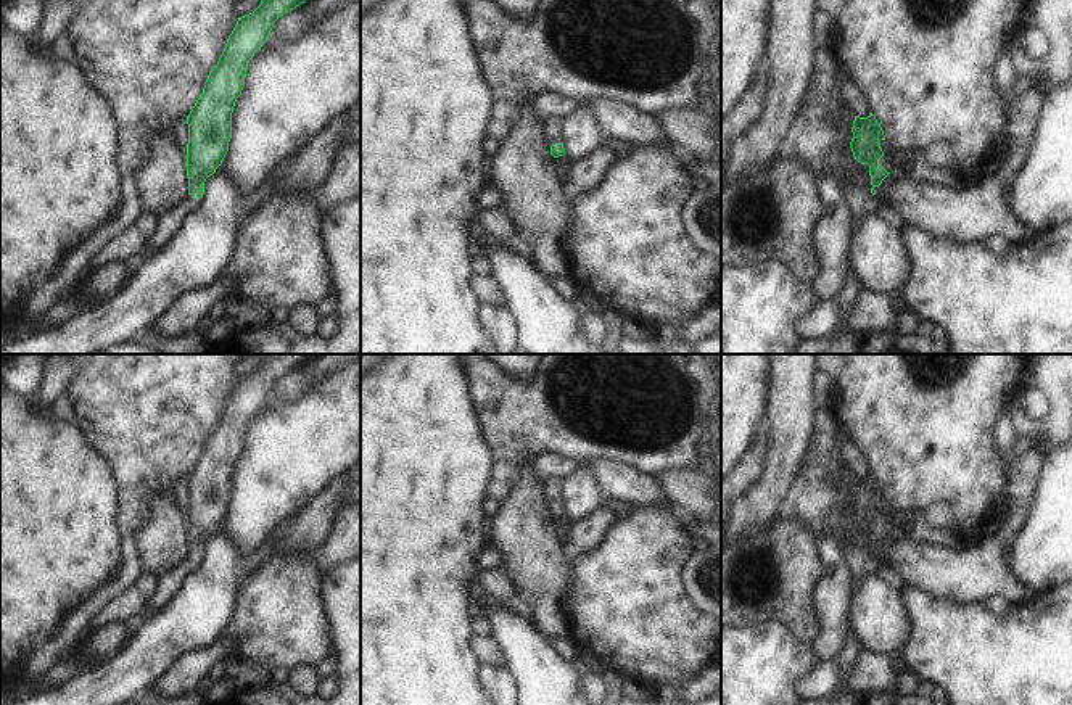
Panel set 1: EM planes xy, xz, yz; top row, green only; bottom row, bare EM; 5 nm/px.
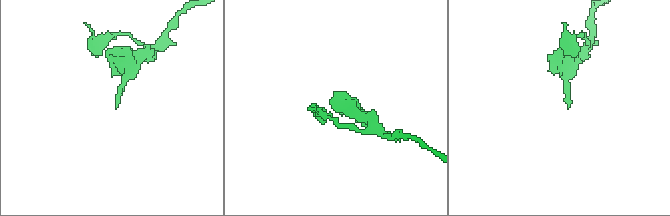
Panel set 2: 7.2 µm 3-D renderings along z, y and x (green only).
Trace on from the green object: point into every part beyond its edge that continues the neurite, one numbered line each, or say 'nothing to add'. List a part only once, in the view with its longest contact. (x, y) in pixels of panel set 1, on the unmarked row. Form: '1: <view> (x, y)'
1: xy (168, 585)

